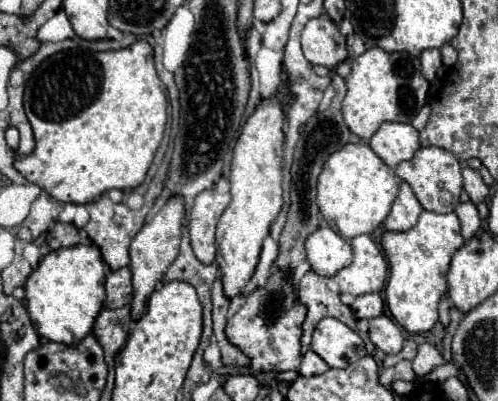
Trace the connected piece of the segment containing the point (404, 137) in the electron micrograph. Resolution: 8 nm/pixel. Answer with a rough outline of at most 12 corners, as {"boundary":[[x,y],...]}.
{"boundary":[[385,122],[369,140],[391,168],[411,160],[419,132],[411,124]]}

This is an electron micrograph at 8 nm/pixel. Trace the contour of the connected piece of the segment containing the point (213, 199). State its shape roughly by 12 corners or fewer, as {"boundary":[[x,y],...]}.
{"boundary":[[205,190],[189,214],[193,252],[215,260],[215,226],[231,194]]}

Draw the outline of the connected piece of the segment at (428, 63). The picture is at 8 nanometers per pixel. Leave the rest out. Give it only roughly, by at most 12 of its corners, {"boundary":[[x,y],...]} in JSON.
{"boundary":[[437,48],[421,52],[421,72],[435,82],[435,72],[441,66]]}

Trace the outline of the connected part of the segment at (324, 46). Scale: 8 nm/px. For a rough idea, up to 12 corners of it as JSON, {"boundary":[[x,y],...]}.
{"boundary":[[329,18],[305,24],[301,46],[311,64],[347,58],[345,38]]}

